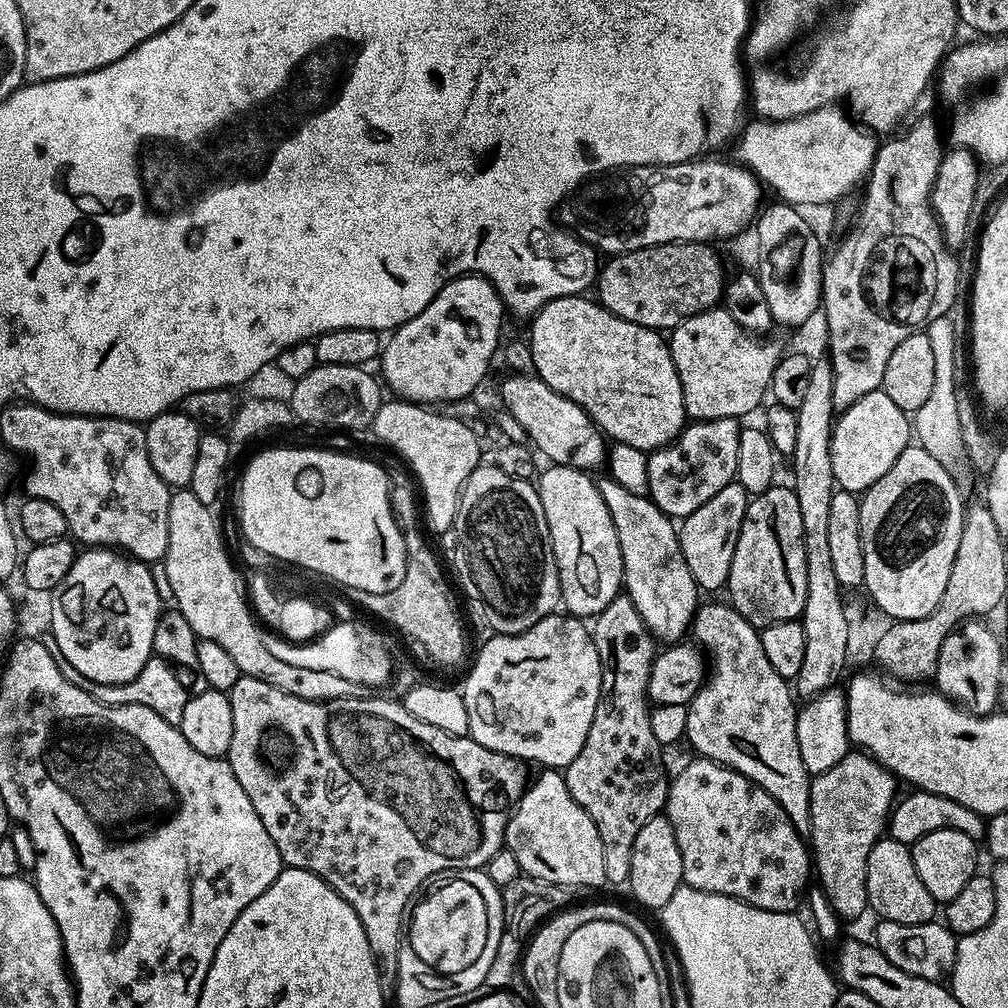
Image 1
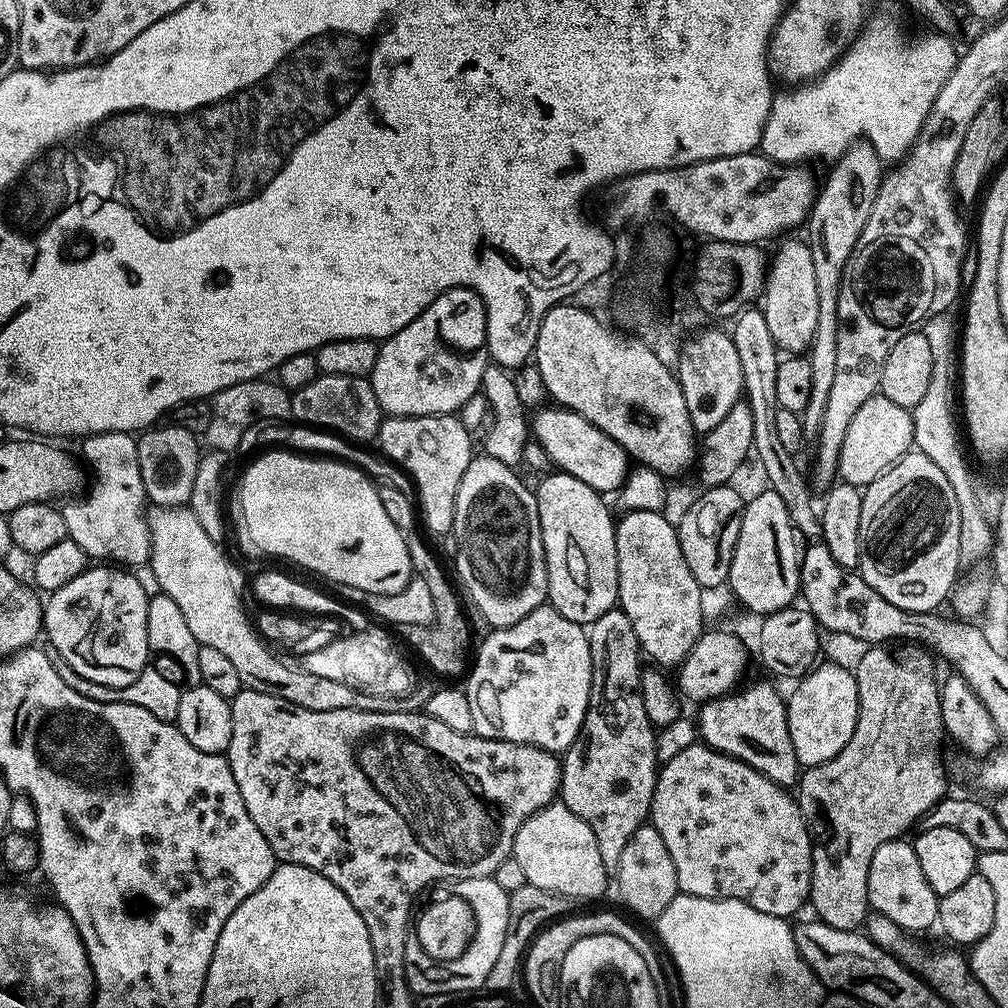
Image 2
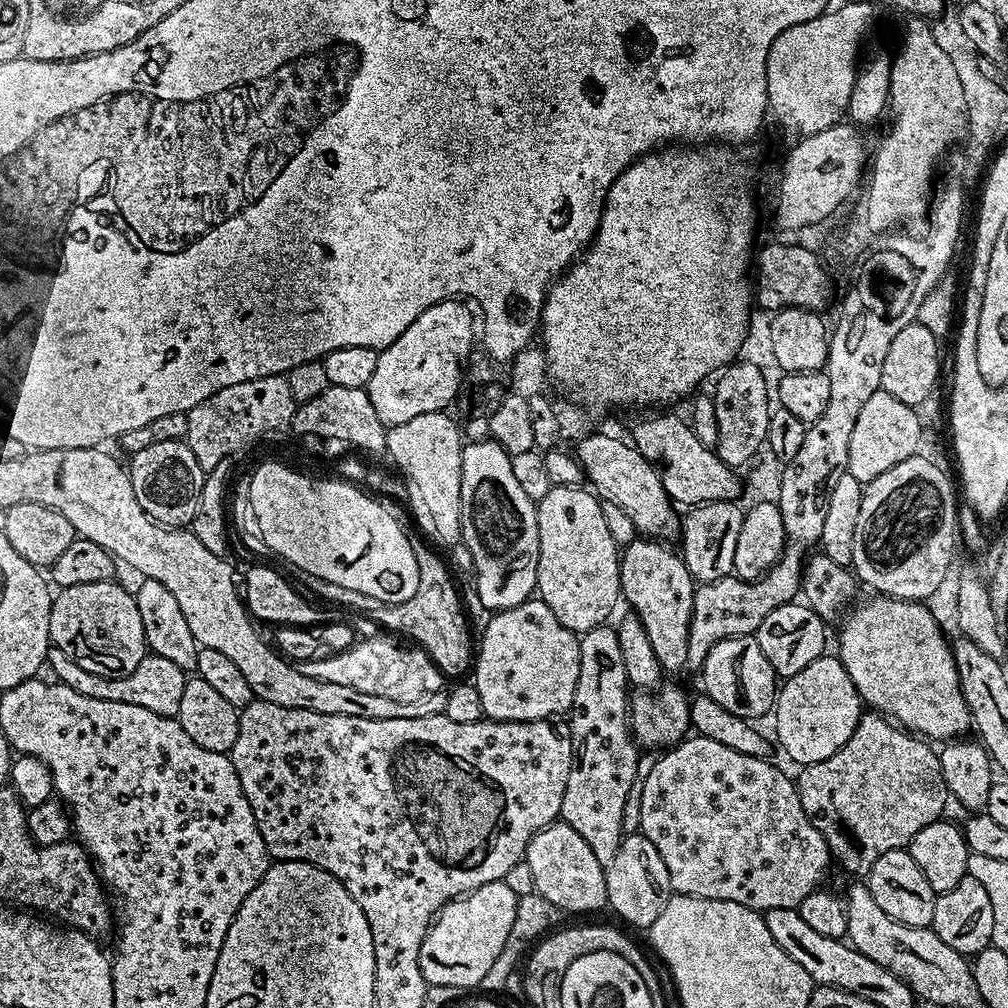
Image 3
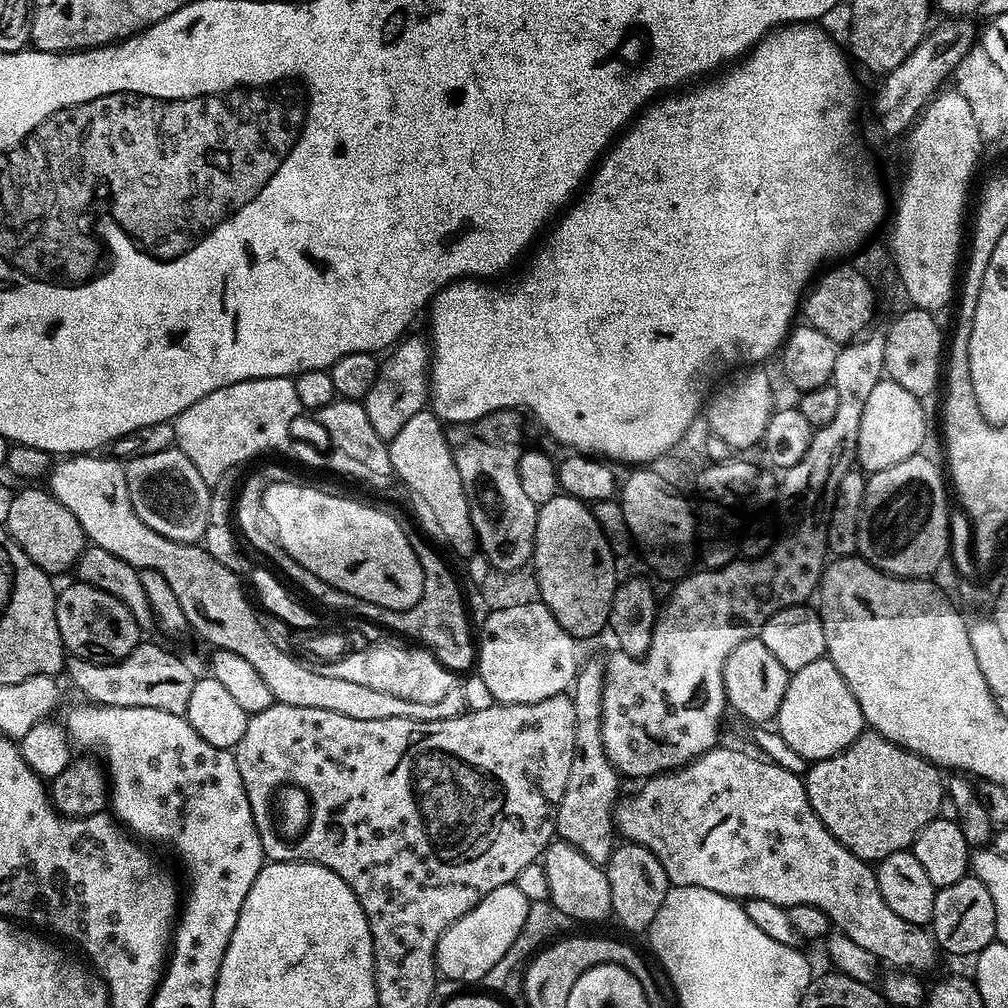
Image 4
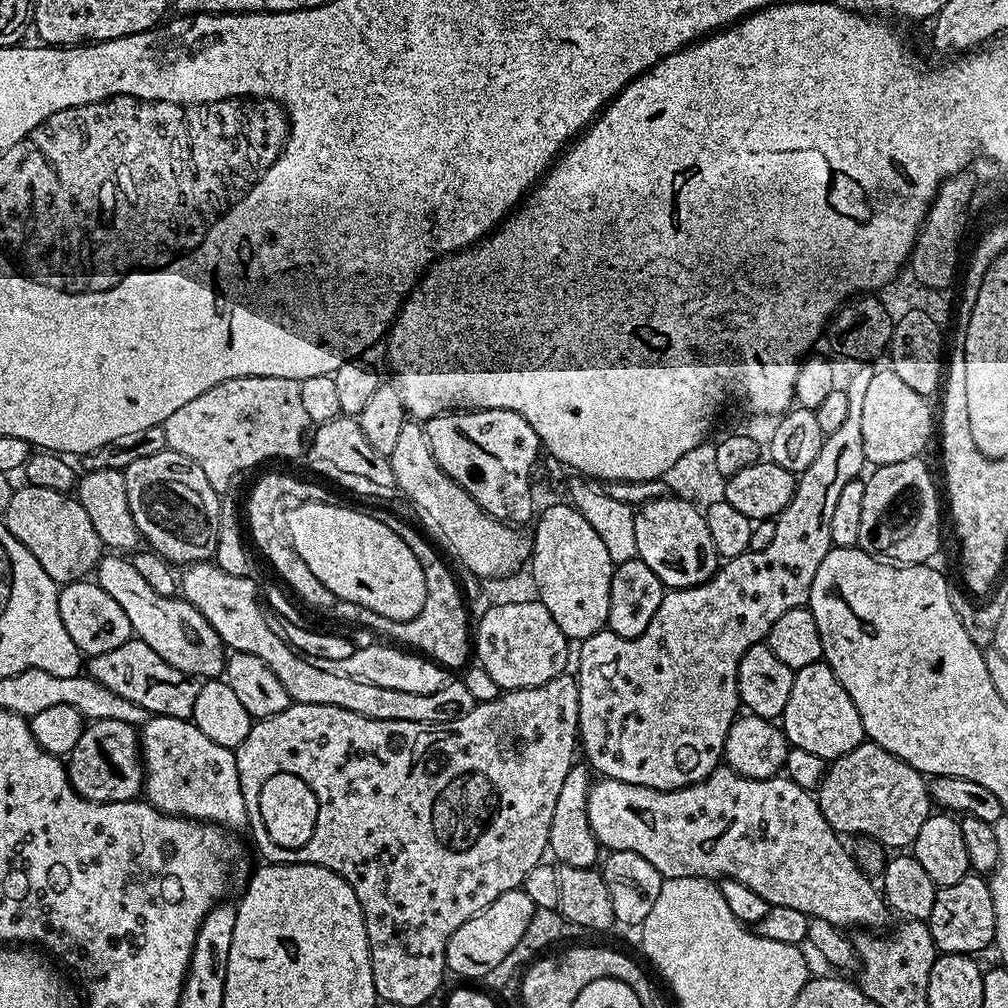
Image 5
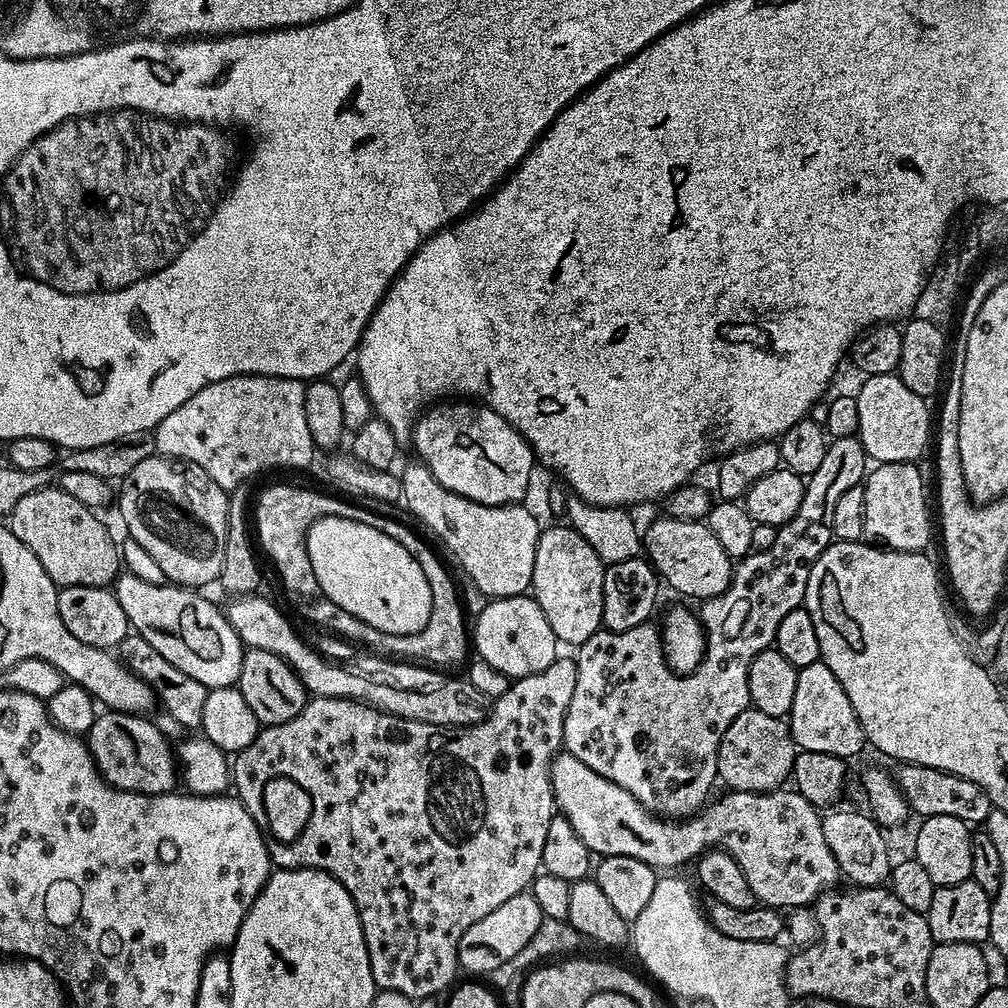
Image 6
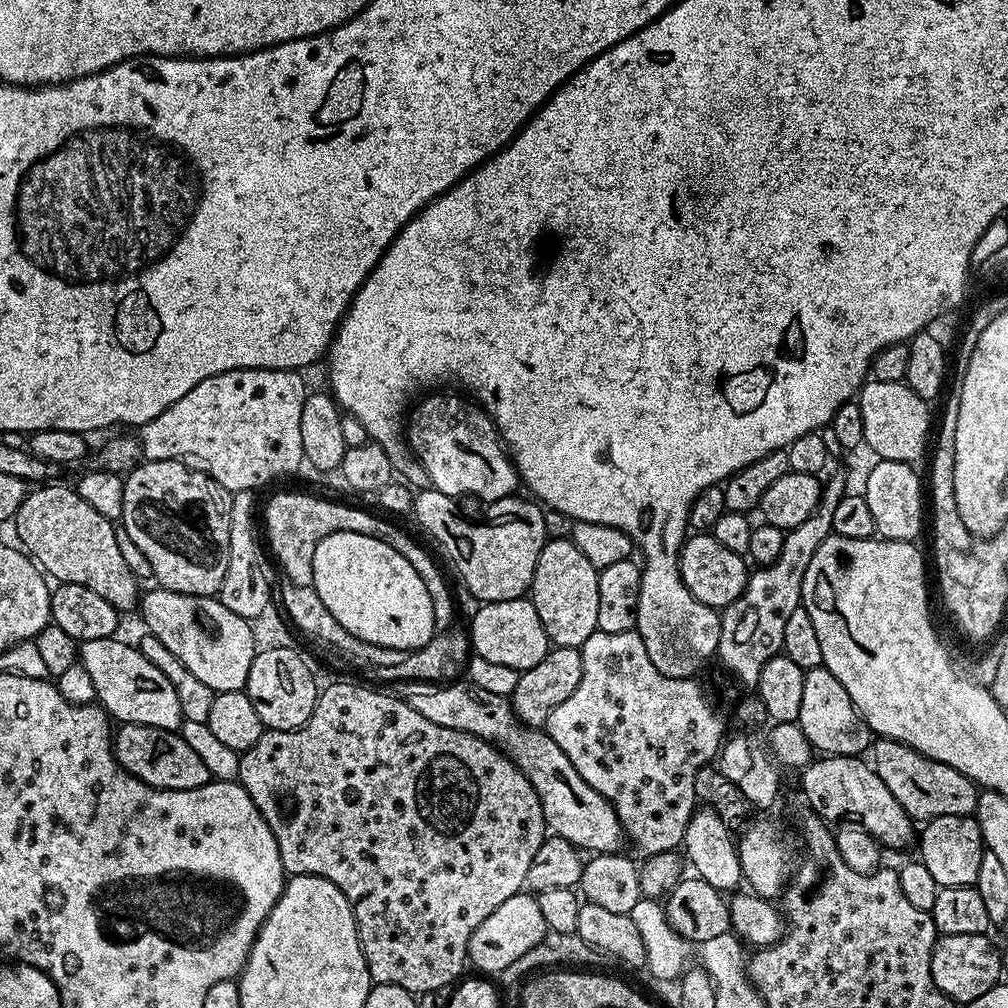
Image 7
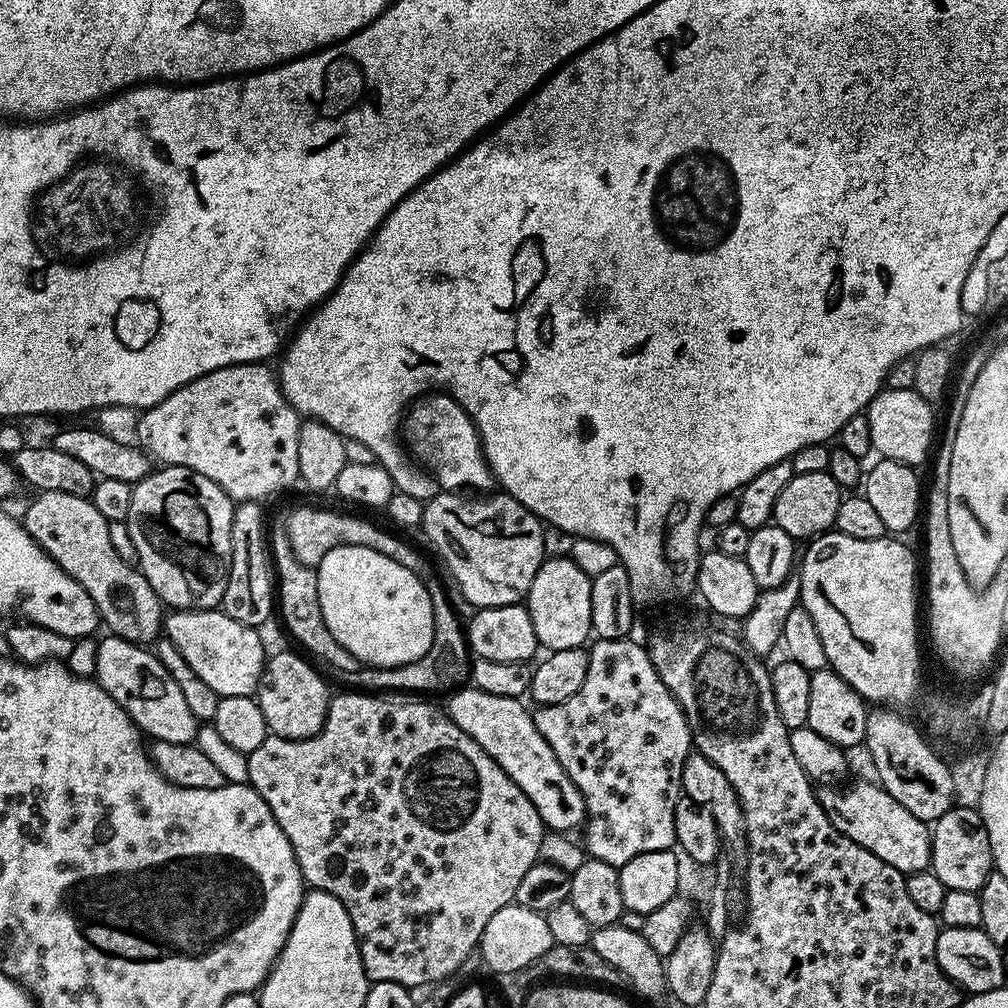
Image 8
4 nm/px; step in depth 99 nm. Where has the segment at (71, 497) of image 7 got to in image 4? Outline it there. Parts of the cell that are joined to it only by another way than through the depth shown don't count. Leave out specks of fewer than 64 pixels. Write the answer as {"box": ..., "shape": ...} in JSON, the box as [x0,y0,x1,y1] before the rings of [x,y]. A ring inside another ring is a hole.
{"box":[6,486,86,574],"shape":[[[24,486],[21,492],[17,491],[13,495],[10,502],[10,514],[6,521],[8,533],[12,535],[14,543],[30,558],[30,562],[34,562],[42,571],[55,574],[55,572],[64,572],[67,568],[68,571],[75,569],[78,558],[86,547],[86,537],[82,526],[78,526],[78,518],[74,518],[74,514],[70,514],[70,510],[66,510],[66,506],[62,506],[62,502],[58,502],[58,498],[54,498],[47,487],[34,487],[38,486]]]}

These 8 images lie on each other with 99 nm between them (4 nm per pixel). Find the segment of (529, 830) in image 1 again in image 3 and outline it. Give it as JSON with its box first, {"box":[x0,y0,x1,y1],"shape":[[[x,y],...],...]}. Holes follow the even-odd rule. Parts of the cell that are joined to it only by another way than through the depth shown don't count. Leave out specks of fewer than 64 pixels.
{"box":[523,822,607,914],"shape":[[[557,822],[534,834],[530,846],[524,852],[523,863],[528,864],[534,874],[535,892],[546,898],[546,902],[554,902],[554,906],[566,914],[596,912],[607,905],[604,865],[594,858],[594,850],[590,850],[586,841],[570,830],[568,824]]]}

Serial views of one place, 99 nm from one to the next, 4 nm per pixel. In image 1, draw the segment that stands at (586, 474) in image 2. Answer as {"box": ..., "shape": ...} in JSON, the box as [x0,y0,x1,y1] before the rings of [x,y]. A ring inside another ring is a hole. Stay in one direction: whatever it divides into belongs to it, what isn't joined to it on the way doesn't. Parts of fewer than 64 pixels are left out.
{"box":[500,374,606,471],"shape":[[[510,374],[500,386],[500,396],[504,402],[503,407],[518,420],[524,430],[531,445],[534,448],[547,454],[553,464],[570,465],[580,471],[591,471],[605,463],[606,460],[606,440],[599,428],[592,423],[592,420],[585,414],[584,410],[574,401],[565,398],[564,395],[550,390],[540,378],[534,374]]]}

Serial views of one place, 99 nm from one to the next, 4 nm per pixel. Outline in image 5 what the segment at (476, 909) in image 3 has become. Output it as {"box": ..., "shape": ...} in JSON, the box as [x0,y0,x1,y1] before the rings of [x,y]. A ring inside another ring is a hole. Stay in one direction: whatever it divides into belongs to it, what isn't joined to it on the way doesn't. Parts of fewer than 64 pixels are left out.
{"box":[446,887,536,982],"shape":[[[523,887],[502,894],[502,898],[494,898],[494,902],[486,906],[486,910],[470,918],[470,922],[462,922],[462,926],[458,926],[454,934],[450,934],[450,942],[446,946],[447,971],[451,975],[453,972],[456,976],[465,976],[468,979],[465,981],[468,982],[479,981],[490,974],[490,970],[494,970],[494,966],[498,966],[498,962],[502,962],[502,958],[506,958],[506,954],[510,954],[510,950],[518,946],[536,909],[534,902],[530,902],[530,894],[526,894]]]}

